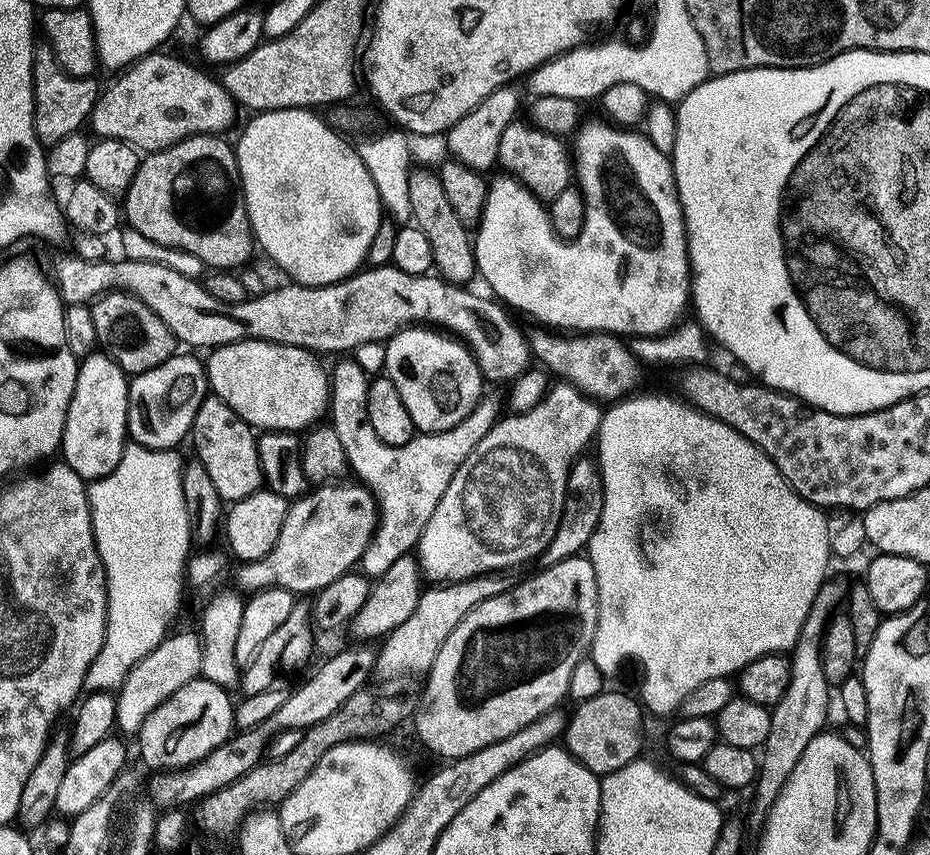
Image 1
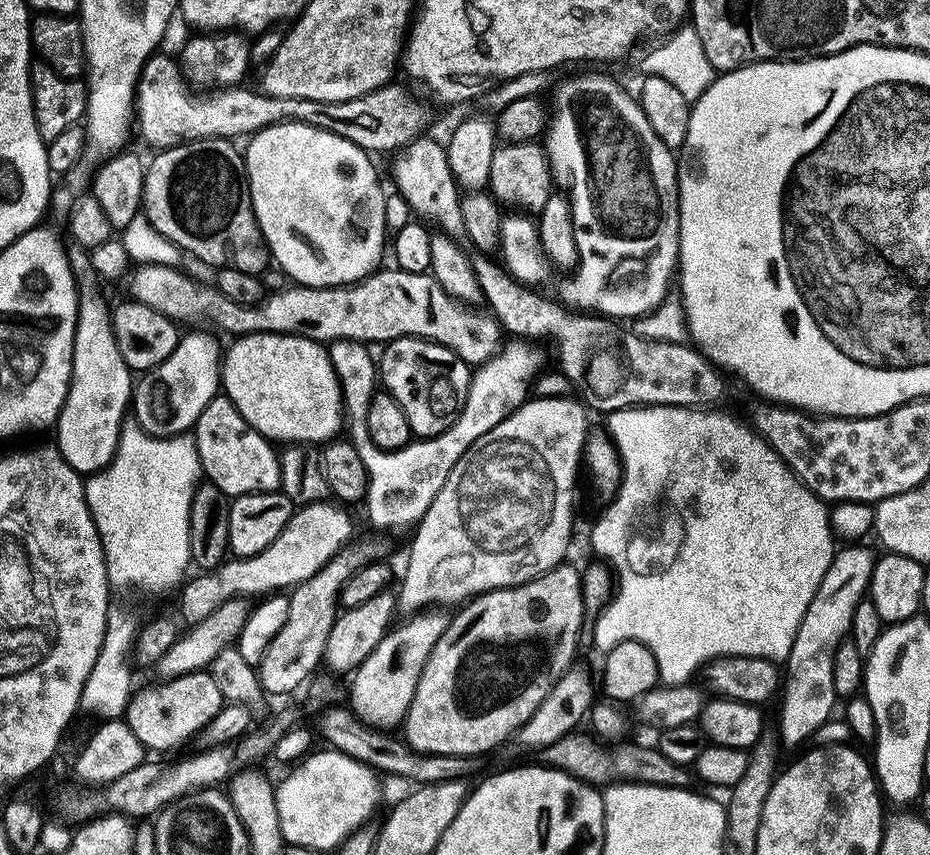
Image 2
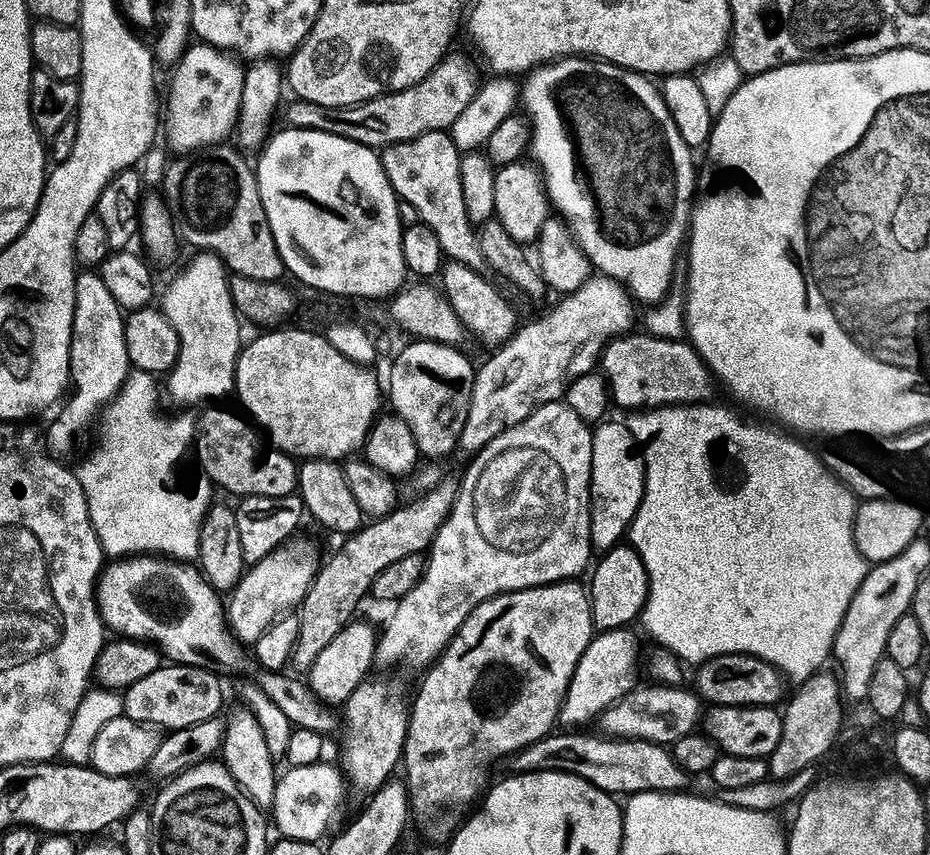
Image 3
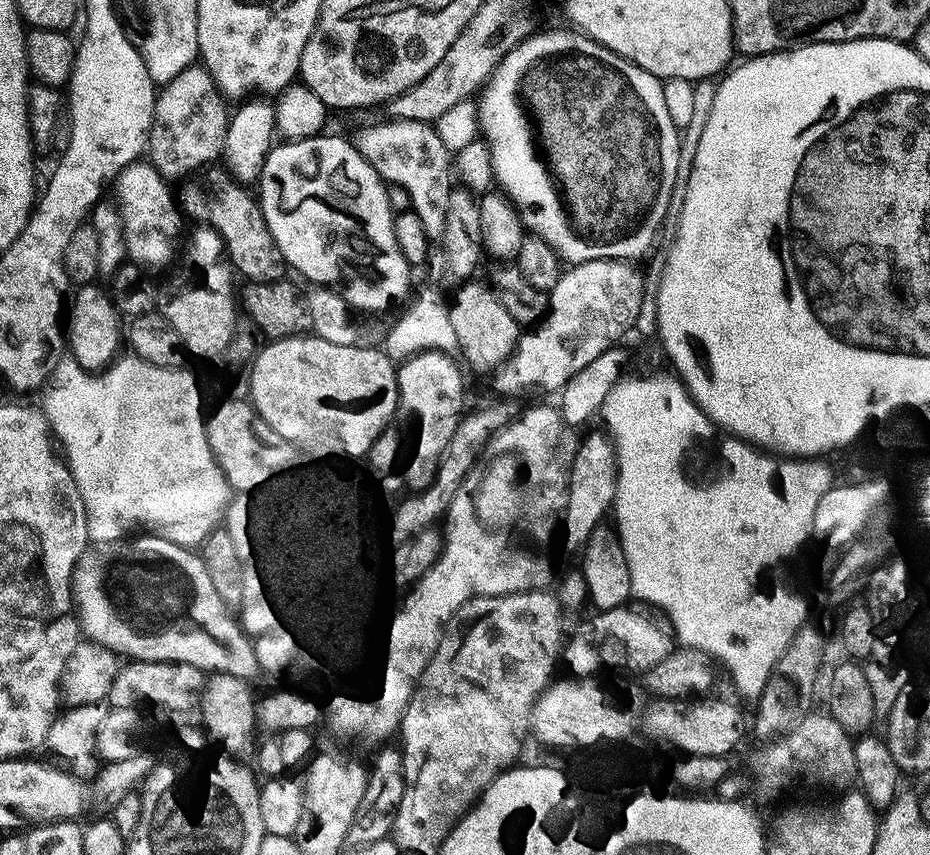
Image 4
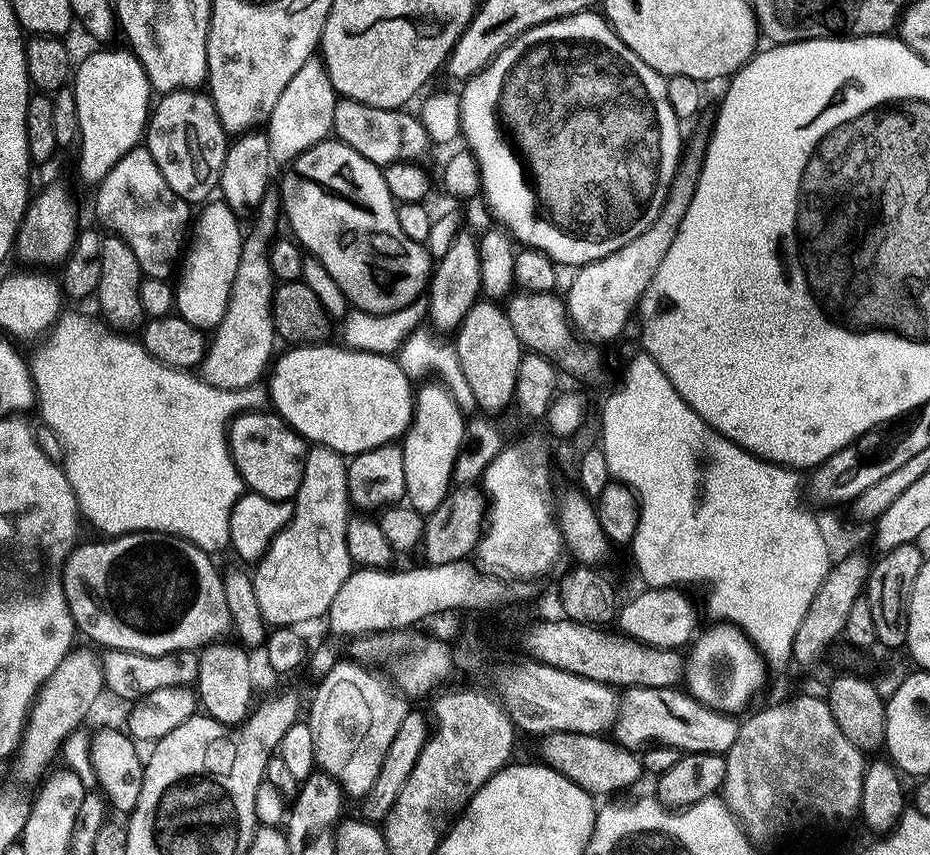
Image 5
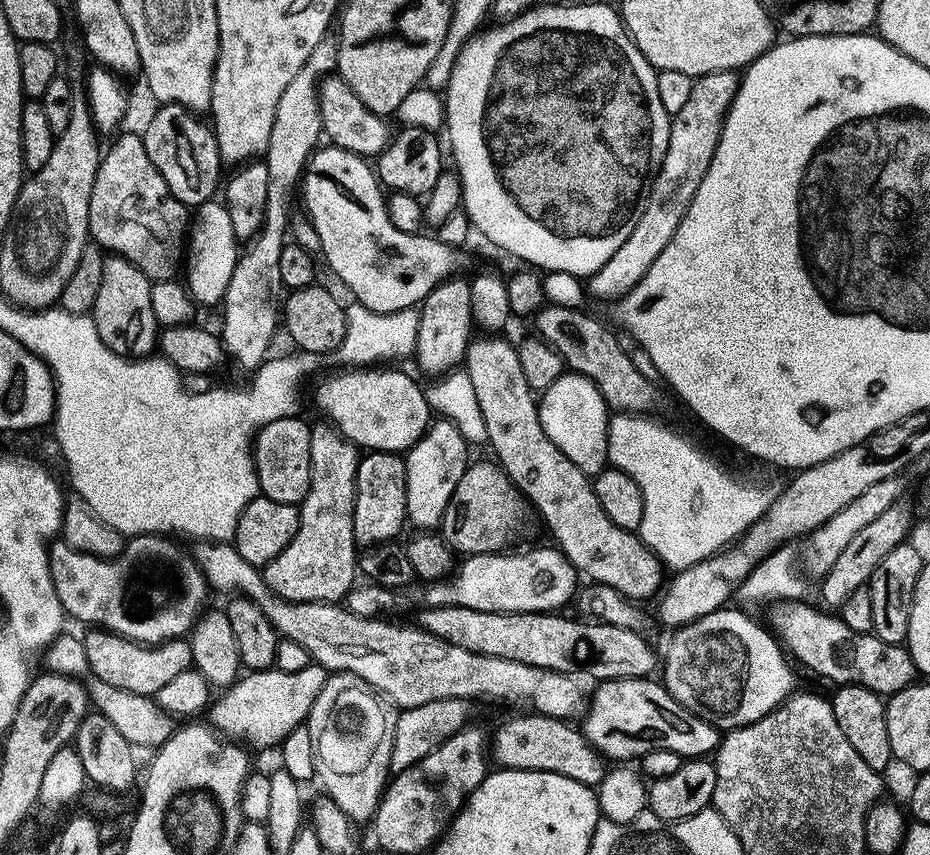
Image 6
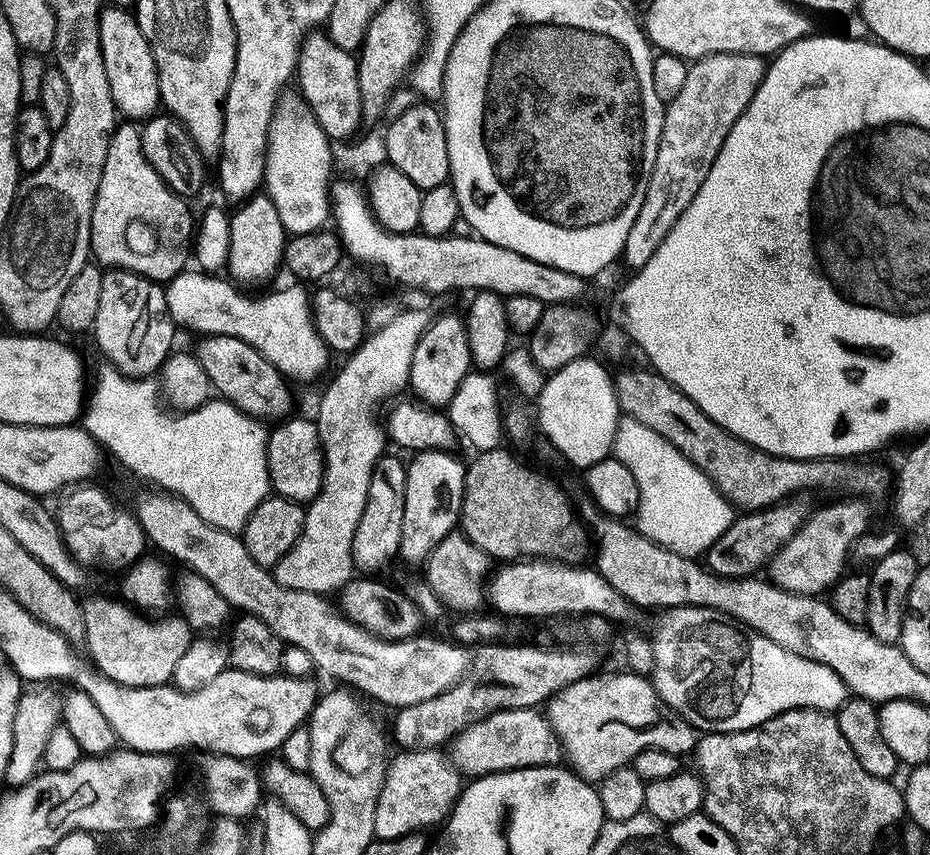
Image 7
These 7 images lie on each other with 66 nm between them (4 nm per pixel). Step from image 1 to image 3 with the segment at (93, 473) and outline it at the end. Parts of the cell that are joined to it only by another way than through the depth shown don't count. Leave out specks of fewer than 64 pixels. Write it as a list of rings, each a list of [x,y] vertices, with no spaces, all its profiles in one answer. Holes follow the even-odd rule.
[[[92,270],[81,271],[76,278],[75,284],[75,314],[74,334],[71,338],[71,383],[72,395],[65,403],[66,408],[61,412],[58,422],[54,423],[46,439],[53,453],[58,456],[67,456],[78,444],[80,438],[84,437],[95,425],[101,412],[113,398],[120,392],[121,386],[125,384],[131,375],[132,367],[129,362],[129,351],[126,349],[125,338],[125,313],[107,289],[105,280]]]

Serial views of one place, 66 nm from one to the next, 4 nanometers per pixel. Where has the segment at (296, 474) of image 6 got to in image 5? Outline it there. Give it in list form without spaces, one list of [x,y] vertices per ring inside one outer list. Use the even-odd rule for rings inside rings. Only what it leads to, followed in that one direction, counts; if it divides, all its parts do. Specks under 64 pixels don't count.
[[[268,410],[237,416],[228,430],[228,448],[248,492],[257,492],[274,502],[295,501],[298,490],[302,490],[310,445],[281,416]]]

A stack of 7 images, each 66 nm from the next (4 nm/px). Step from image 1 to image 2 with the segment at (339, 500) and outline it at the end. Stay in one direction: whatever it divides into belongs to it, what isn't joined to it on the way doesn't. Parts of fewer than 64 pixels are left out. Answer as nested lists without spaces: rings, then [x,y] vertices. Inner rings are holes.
[[[336,502],[301,507],[293,516],[290,526],[282,530],[282,538],[278,538],[278,542],[274,542],[274,546],[270,546],[262,554],[249,560],[229,559],[215,571],[204,572],[197,580],[189,579],[179,593],[179,610],[158,617],[153,628],[145,627],[141,631],[134,649],[135,663],[140,663],[144,668],[155,669],[177,640],[189,631],[190,626],[201,624],[206,618],[213,616],[227,600],[253,598],[252,596],[264,598],[269,594],[295,590],[301,584],[310,582],[310,578],[314,578],[339,552],[353,543],[352,535],[356,532],[356,524],[347,511],[347,507]]]

